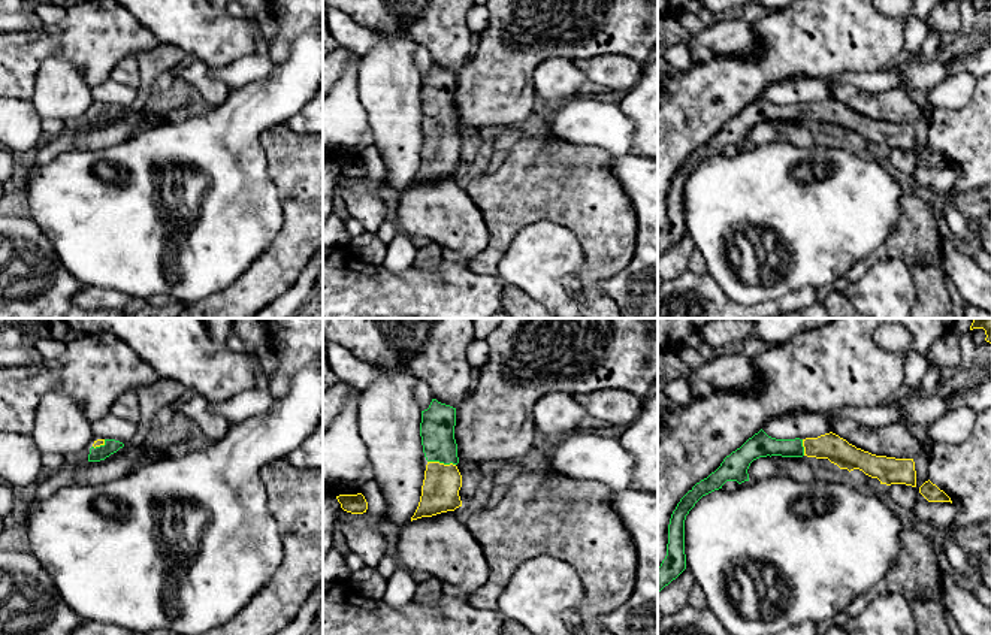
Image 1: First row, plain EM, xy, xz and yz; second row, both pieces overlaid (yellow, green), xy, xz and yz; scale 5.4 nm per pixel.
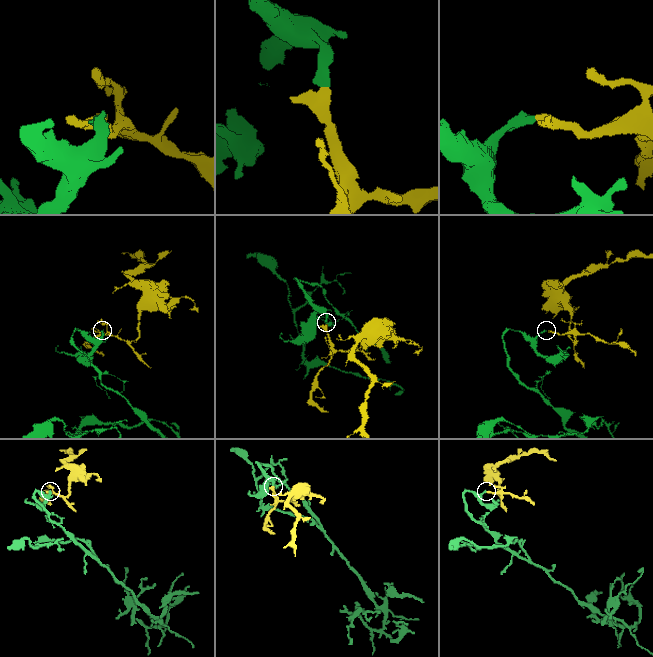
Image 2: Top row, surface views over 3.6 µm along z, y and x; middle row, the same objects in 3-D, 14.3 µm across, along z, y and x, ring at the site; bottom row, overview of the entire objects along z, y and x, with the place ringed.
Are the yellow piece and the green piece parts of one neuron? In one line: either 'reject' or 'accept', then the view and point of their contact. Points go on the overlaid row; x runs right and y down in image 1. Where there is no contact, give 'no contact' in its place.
accept; meets yellow in xz at (441, 463)

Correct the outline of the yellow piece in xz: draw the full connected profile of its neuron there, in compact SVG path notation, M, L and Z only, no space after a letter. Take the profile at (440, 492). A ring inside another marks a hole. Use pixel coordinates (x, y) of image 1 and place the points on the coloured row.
M432 399L429 408L422 411L420 436L427 465L420 502L411 521L462 507L454 426L456 408L450 405Z

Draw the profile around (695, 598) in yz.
M695 583L692 586L689 596L688 596L688 604L695 608L707 607L706 596L704 596L704 592L701 590L700 584Z

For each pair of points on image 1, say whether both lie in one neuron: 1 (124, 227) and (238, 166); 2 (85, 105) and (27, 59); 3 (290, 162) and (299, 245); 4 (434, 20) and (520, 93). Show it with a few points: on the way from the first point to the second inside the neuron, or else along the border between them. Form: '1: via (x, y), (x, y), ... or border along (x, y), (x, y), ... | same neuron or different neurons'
1: via (159, 244), (186, 242), (227, 200) | same neuron
2: border along (73, 64), (48, 57), (29, 99) | different neurons
3: via (299, 183), (299, 224) | same neuron
4: border along (465, 63), (455, 72) | different neurons

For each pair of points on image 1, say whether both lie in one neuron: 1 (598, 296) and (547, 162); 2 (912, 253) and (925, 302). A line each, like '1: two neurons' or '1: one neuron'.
1: one neuron
2: one neuron

